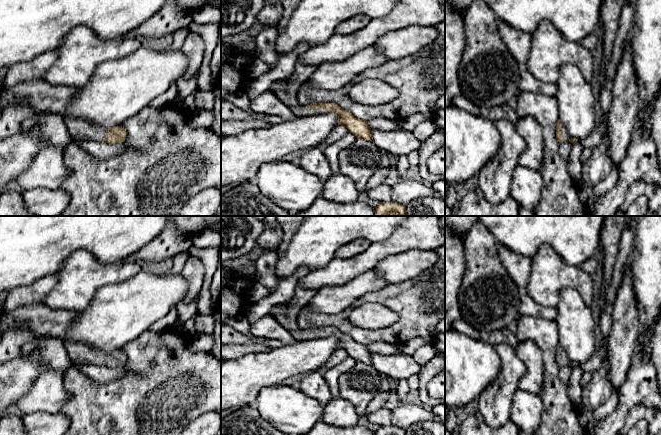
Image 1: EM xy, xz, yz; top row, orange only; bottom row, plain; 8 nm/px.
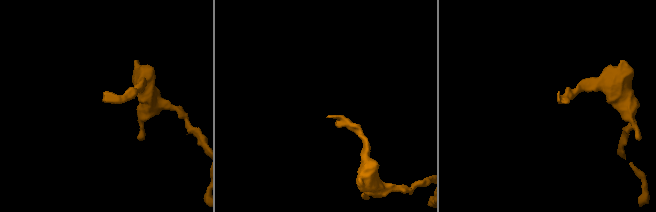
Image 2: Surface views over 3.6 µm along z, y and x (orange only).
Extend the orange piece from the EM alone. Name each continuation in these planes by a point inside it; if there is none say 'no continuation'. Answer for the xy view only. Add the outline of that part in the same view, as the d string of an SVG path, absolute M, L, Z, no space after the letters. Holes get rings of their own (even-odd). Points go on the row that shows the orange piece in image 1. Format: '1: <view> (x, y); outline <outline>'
1: xy (81, 129); outline M64 117L64 121L70 135L74 139L101 141L109 138L103 127L90 123L85 119Z

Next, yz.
1: yz (565, 135); outline M562 125L562 138L564 141L569 141L571 140L567 130L566 130L566 127L564 125Z

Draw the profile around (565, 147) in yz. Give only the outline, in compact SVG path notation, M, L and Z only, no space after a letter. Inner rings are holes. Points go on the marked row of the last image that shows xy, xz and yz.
M564 141L562 143L559 143L559 151L560 151L560 154L566 160L568 160L568 158L570 156L571 149L572 149L572 143L570 141Z

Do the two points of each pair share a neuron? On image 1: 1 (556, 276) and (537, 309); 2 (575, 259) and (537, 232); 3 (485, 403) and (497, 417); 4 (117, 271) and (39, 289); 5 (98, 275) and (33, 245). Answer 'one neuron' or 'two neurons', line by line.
1: two neurons
2: one neuron
3: one neuron
4: two neurons
5: two neurons

